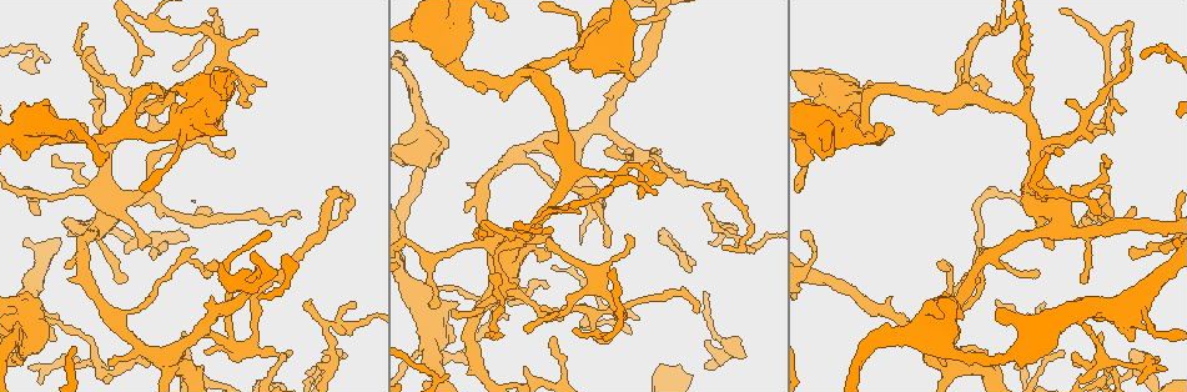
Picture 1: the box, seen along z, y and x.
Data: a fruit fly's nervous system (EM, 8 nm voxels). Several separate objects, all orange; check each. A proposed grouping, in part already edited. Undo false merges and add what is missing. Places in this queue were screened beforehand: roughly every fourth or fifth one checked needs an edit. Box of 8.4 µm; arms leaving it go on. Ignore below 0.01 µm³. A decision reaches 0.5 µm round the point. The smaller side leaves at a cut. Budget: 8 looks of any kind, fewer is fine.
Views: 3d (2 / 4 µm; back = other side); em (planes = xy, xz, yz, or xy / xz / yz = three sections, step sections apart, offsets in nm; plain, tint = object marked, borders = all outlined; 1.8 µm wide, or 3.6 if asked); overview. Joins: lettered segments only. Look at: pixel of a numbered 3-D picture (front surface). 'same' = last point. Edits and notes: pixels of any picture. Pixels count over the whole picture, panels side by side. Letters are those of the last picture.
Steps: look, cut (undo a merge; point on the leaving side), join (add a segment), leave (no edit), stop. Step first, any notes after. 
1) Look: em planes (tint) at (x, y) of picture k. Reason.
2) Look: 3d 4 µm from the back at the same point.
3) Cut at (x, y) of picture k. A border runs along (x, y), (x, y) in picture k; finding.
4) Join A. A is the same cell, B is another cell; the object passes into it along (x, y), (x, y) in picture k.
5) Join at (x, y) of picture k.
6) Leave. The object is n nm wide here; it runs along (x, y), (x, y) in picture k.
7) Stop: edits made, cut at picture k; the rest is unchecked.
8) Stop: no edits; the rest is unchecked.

Look: 3d 4 µm from the back at (57, 155) of picture 1. An open end.

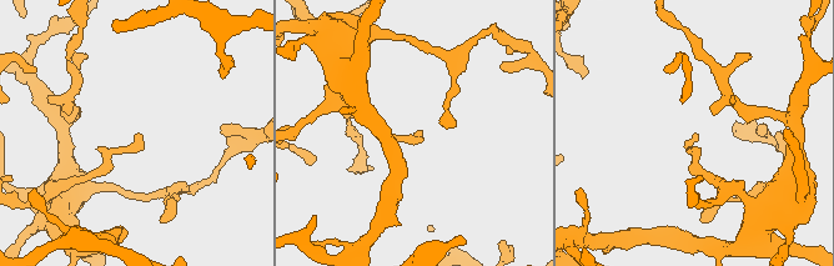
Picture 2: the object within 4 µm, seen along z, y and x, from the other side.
Look: em xz step 4 (plain) at (134, 136) of picture 2.

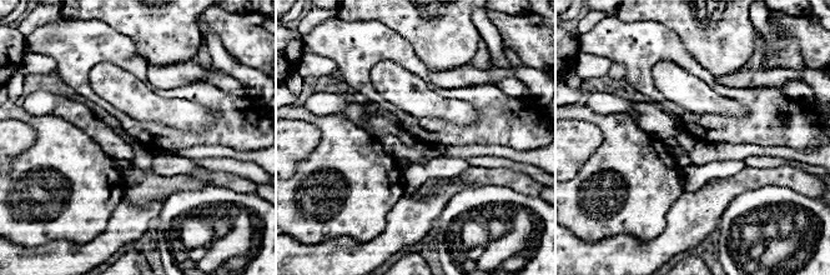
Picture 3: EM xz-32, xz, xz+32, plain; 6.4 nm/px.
Look: em xz step 4 (borders) at the same point. See the neighbours.

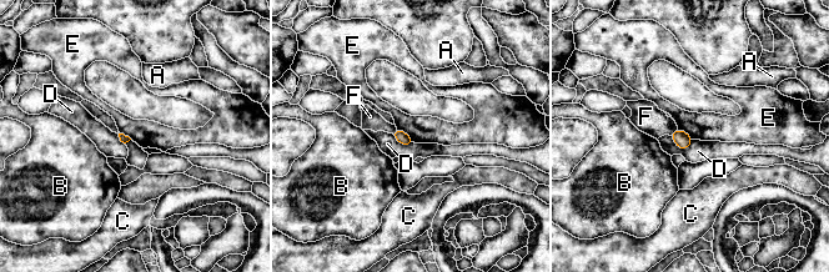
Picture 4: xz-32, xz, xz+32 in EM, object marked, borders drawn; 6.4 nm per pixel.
Leave. The longest contact is with D, 160 nm; A, B, C, D, E and F are other cells; a border runs along (397, 127), (413, 141) in picture 4; none of them fits.

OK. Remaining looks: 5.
Look: 3d 4 µm at (513, 242) of picture 1. Three-way junction.

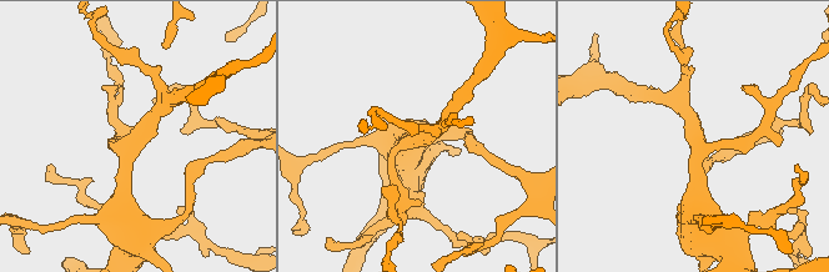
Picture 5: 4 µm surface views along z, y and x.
Look: em yz step 8 (tint) at (692, 143) of picture 5. 3 arms meet here; shape alone is not enough.

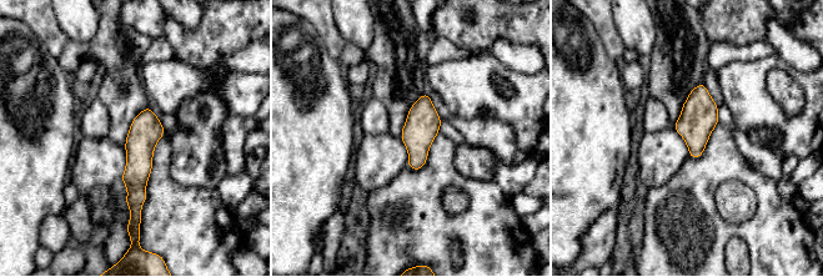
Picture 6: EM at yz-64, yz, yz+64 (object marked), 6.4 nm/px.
Look: em yz step 8 (borders) at the same point.

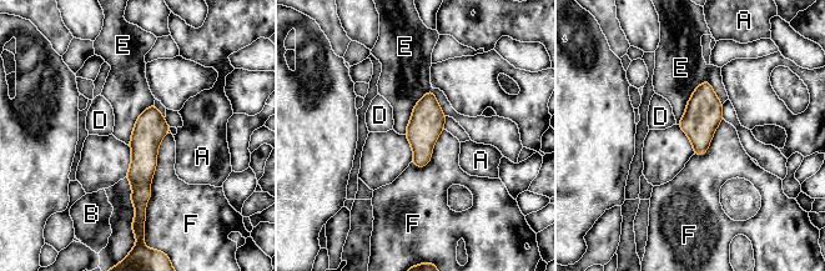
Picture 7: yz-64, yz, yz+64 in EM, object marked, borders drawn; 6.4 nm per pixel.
Leave. The object is 200 nm wide here; A, B, D, E and F are other cells; it runs along (152, 109), (141, 170), (142, 209) in picture 7; continuous, no second neuron.

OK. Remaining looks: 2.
Look: em xy step 4 (tint) at (194, 337) of picture 1. Abrupt turn.

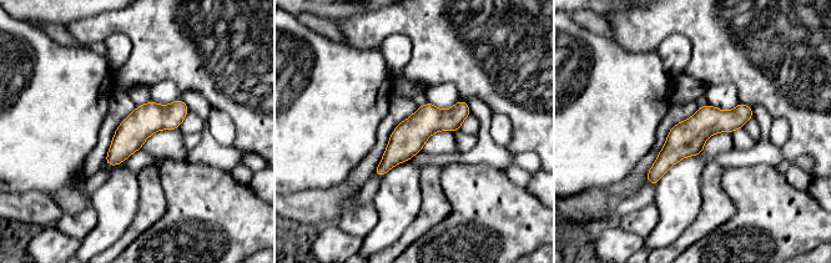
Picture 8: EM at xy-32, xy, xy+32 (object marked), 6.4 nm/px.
Look: em xy step 4 (borders) at the same point. What lies round it.

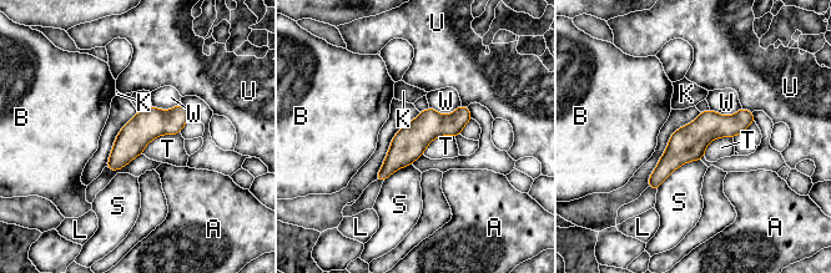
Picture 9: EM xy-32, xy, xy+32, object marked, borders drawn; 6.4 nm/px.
Leave. The object is 200 nm wide here; A, B, K, L, S, T, U and W are other cells; a border runs along (180, 132), (156, 136), (141, 153) in picture 9; all the same neuron.

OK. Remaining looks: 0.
Stop: no edits; the rest is unchecked.

